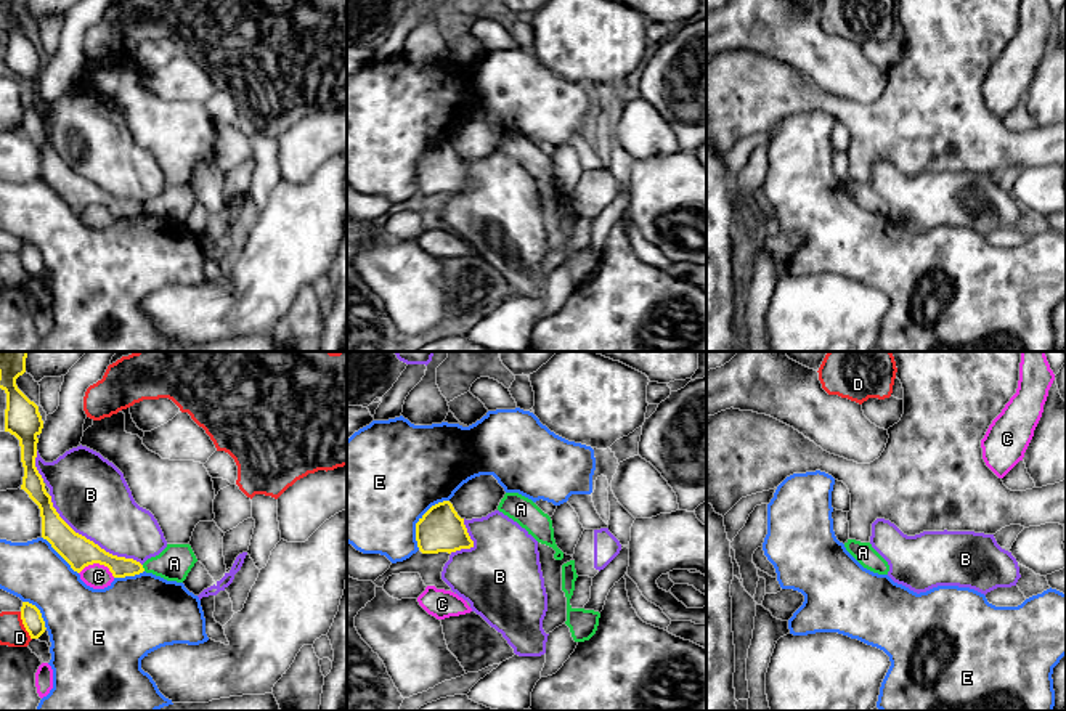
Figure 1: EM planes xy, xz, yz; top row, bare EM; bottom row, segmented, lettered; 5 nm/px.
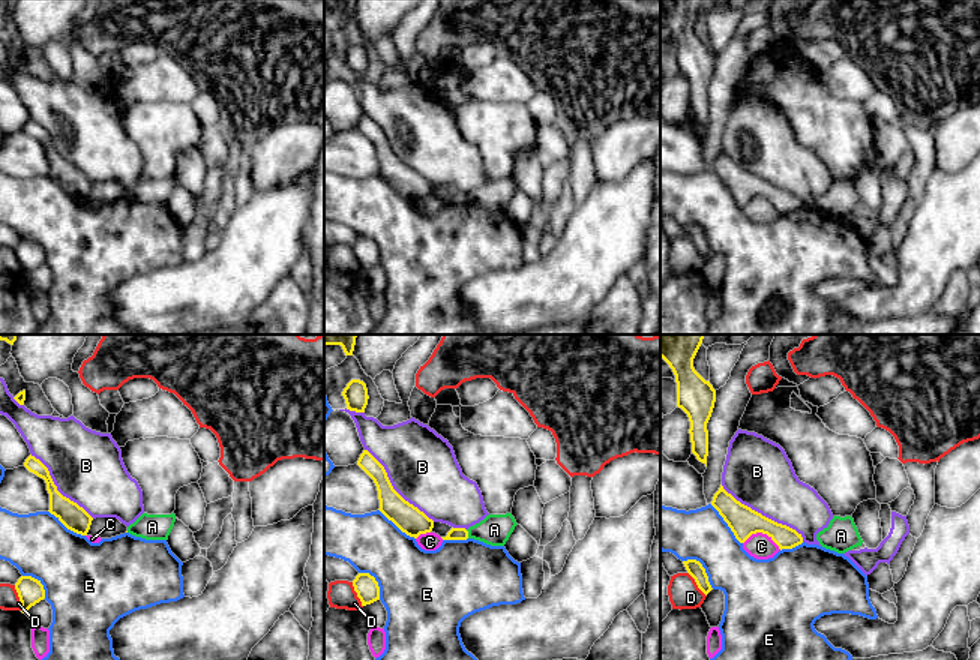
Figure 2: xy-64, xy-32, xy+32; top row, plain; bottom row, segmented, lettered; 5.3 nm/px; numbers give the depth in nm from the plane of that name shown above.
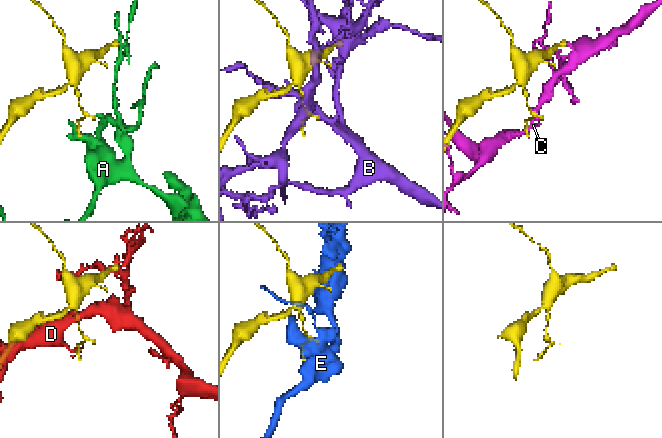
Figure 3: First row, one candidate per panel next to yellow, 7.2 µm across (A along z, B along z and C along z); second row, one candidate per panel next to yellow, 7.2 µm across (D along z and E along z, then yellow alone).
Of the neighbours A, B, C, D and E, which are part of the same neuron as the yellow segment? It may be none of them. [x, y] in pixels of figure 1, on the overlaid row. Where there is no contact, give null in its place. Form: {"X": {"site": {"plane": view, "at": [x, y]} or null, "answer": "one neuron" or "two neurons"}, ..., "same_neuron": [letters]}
{"A": {"site": {"plane": "xy", "at": [143, 568]}, "answer": "two neurons"}, "B": {"site": {"plane": "xy", "at": [89, 540]}, "answer": "two neurons"}, "C": {"site": {"plane": "xy", "at": [98, 562]}, "answer": "two neurons"}, "D": {"site": {"plane": "xy", "at": [24, 626]}, "answer": "two neurons"}, "E": {"site": {"plane": "xz", "at": [419, 520]}, "answer": "two neurons"}, "same_neuron": []}

